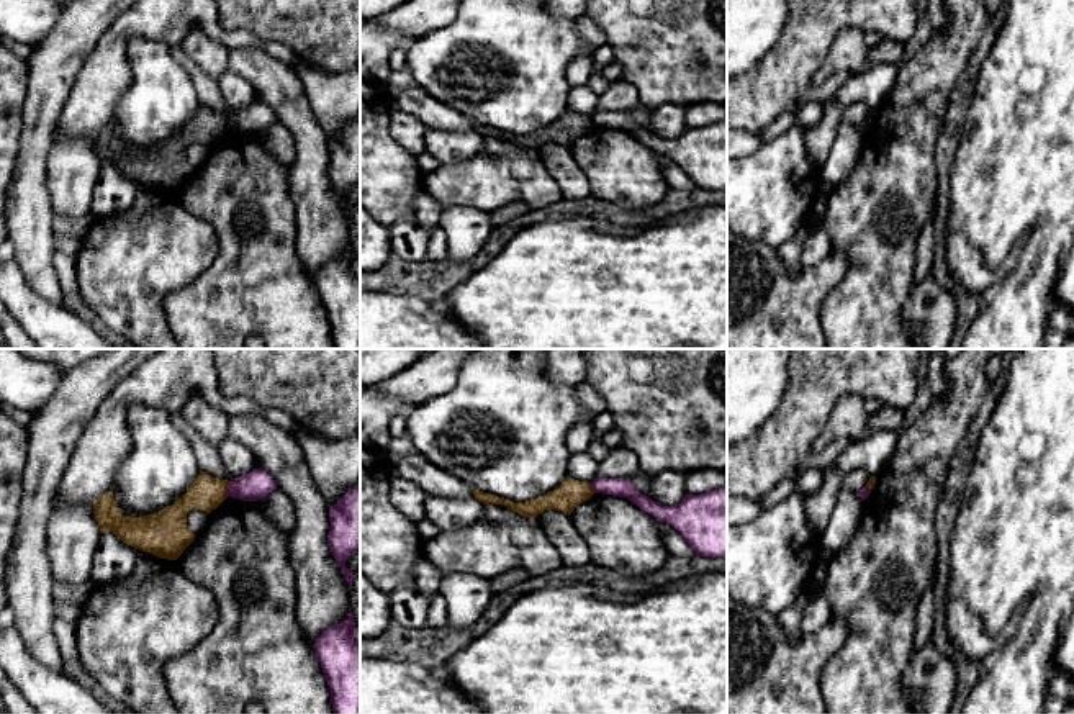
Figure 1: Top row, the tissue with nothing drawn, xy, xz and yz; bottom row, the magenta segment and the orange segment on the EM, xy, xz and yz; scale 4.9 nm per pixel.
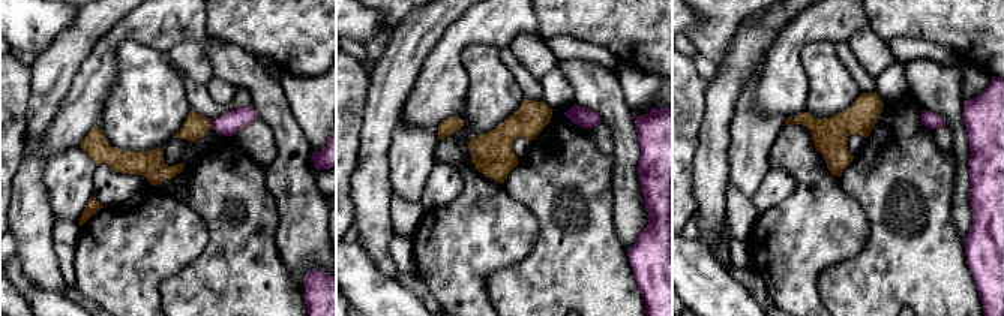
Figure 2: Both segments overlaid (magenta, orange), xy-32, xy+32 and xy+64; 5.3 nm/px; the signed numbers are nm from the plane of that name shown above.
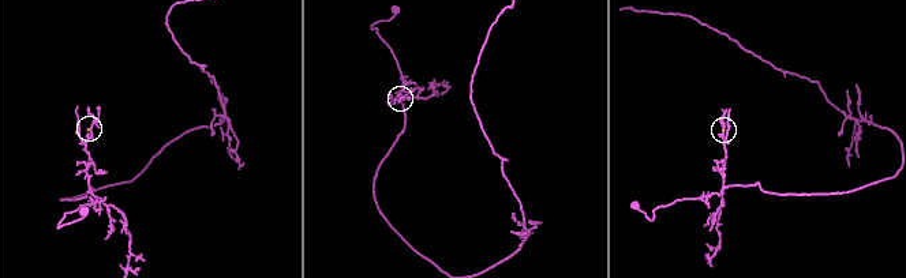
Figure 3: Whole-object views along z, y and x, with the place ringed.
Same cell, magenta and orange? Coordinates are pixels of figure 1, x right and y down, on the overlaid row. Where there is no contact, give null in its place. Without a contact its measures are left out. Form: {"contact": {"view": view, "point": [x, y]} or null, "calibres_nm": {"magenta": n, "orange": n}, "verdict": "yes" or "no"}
{"contact": {"view": "xy", "point": [228, 488]}, "calibres_nm": {"magenta": 140, "orange": 170}, "verdict": "no"}

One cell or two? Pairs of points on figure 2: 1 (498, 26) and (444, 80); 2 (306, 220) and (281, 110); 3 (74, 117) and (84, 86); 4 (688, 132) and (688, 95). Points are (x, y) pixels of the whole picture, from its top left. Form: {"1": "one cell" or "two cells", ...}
{"1": "one cell", "2": "one cell", "3": "one cell", "4": "one cell"}

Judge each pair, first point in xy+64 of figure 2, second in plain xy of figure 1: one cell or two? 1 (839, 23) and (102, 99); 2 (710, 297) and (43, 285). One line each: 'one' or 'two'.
1: one
2: two

